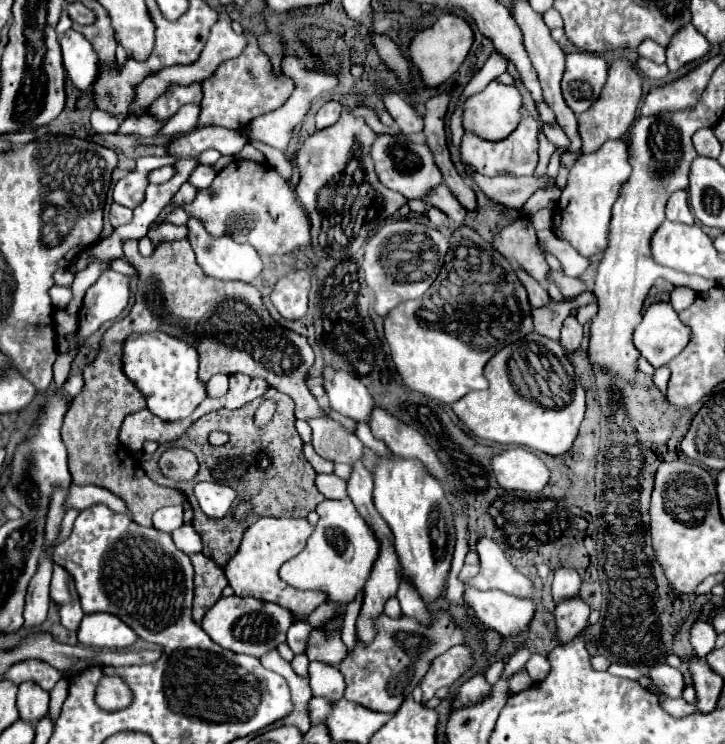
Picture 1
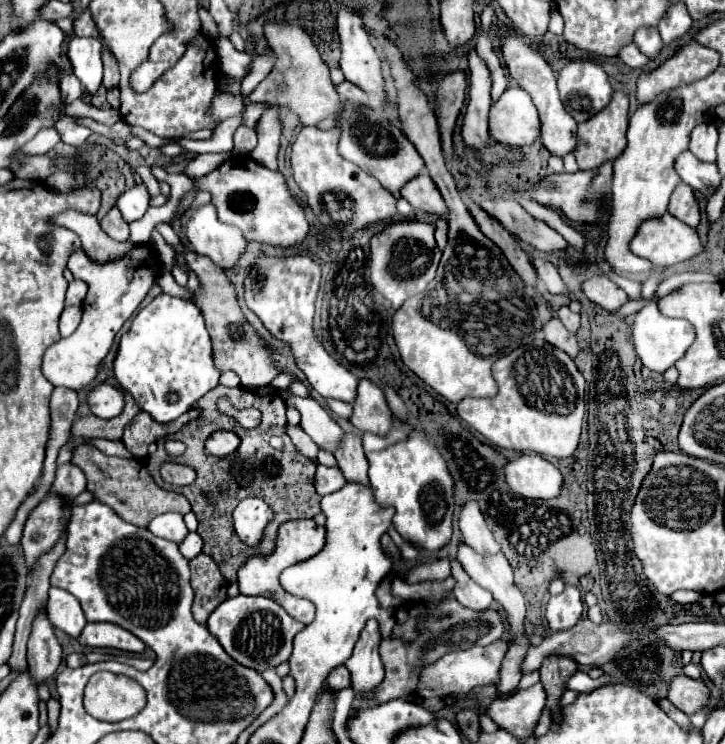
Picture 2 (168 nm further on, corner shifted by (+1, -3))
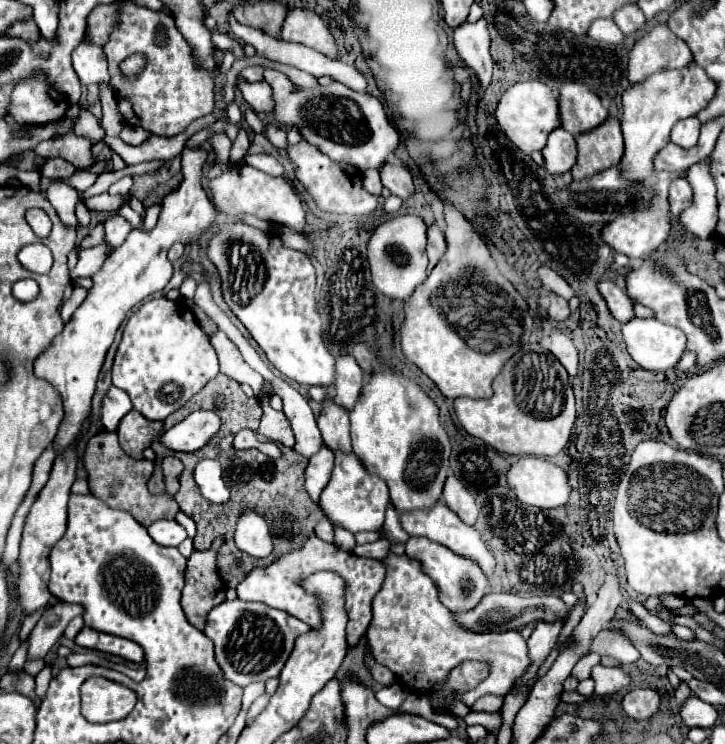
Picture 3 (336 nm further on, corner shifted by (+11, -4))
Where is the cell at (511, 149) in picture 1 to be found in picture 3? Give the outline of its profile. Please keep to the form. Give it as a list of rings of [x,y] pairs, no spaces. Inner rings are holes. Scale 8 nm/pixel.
[[[479,18],[477,22],[463,22],[461,26],[457,26],[453,42],[463,62],[475,70],[481,82],[481,90],[479,90],[479,96],[481,96],[485,86],[490,84],[493,73],[493,61],[489,54],[491,38],[489,38],[485,20]]]

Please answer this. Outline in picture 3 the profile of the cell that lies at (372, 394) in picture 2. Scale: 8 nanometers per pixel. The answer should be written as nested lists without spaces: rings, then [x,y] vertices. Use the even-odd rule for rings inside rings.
[[[351,354],[337,356],[333,386],[335,386],[335,402],[351,410],[363,386],[363,370],[359,368],[359,364]]]

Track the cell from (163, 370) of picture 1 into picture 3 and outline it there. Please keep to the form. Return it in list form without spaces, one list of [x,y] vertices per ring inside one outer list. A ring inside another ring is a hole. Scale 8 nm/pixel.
[[[167,298],[145,302],[127,320],[111,368],[113,386],[127,390],[133,408],[149,420],[165,420],[183,408],[217,374],[217,352],[199,328],[195,314],[183,302],[171,302]]]

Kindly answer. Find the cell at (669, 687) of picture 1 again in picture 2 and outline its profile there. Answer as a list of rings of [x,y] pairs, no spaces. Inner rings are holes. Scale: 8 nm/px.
[[[677,675],[669,681],[667,689],[667,699],[681,709],[683,713],[695,713],[705,709],[705,703],[709,699],[709,689],[705,687],[703,681],[691,679],[687,675]]]

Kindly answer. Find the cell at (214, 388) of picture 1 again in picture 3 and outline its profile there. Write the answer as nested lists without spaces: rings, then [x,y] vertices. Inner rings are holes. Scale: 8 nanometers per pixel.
[[[219,330],[217,334],[211,336],[211,344],[217,350],[219,356],[219,364],[221,364],[221,372],[229,374],[231,378],[235,378],[241,384],[249,384],[259,396],[263,394],[261,386],[263,386],[263,376],[257,374],[241,356],[241,352],[237,350],[237,346],[227,338],[227,334],[223,330]]]

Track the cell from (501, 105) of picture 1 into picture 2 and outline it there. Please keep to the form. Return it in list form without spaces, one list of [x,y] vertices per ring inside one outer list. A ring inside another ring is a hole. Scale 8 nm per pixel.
[[[507,87],[489,109],[489,133],[503,145],[531,145],[539,137],[537,109],[527,91]]]

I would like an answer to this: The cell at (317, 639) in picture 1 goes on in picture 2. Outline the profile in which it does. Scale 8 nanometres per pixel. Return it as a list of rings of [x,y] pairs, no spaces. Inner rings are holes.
[[[339,665],[339,669],[333,669],[327,677],[327,685],[329,689],[333,691],[341,691],[343,687],[349,685],[349,673],[347,673],[347,667],[345,665]]]

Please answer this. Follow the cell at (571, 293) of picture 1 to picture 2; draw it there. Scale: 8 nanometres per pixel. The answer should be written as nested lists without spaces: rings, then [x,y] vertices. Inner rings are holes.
[[[593,277],[587,279],[581,285],[581,293],[595,303],[597,307],[603,307],[607,311],[613,311],[617,307],[621,307],[627,301],[627,293],[623,289],[619,289],[611,279],[607,277]]]

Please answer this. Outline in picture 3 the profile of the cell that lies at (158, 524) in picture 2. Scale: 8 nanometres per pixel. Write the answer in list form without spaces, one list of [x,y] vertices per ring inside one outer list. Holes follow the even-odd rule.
[[[157,520],[147,530],[149,536],[161,546],[179,546],[187,538],[185,528],[175,520]]]

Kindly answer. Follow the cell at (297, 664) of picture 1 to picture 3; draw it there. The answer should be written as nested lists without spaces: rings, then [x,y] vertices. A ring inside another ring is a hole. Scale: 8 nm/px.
[[[263,694],[263,696],[259,696],[259,698],[251,704],[251,708],[249,708],[249,712],[247,712],[247,724],[249,724],[249,722],[253,722],[253,720],[255,720],[263,710],[265,710],[267,702],[269,702],[269,696],[267,696],[267,694]]]

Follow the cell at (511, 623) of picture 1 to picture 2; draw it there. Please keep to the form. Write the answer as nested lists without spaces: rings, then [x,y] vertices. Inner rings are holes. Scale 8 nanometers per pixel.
[[[453,559],[453,577],[457,579],[453,595],[463,607],[475,609],[475,611],[483,611],[483,609],[491,607],[491,603],[493,603],[491,593],[485,591],[483,587],[479,587],[475,581],[471,581],[457,559]]]

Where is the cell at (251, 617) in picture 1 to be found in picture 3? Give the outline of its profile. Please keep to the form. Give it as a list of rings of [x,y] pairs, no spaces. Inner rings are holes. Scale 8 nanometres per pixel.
[[[237,598],[233,602],[223,602],[209,612],[205,636],[215,644],[215,660],[221,666],[223,676],[237,686],[247,686],[251,682],[277,678],[293,650],[295,640],[309,630],[311,628],[305,622],[283,610]]]

